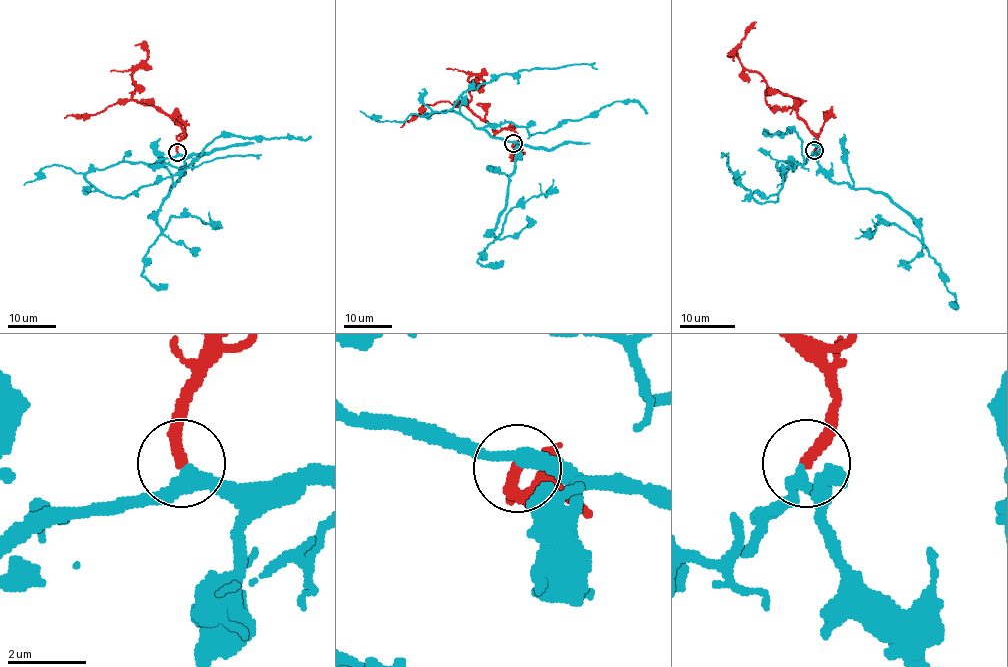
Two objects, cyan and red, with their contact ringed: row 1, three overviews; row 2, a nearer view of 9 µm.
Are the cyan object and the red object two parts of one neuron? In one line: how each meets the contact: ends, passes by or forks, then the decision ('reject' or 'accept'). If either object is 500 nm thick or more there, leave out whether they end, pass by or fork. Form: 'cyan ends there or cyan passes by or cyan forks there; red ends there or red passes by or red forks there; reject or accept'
cyan passes by; red ends there; accept

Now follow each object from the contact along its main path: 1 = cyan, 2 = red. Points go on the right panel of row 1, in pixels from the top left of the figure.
1: (813, 151), (803, 163), (781, 160), (778, 199), (759, 203), (734, 178), (722, 153), (729, 152)
2: (814, 151), (817, 137), (797, 115), (799, 101), (771, 89), (759, 74), (749, 72), (735, 54), (752, 27)

